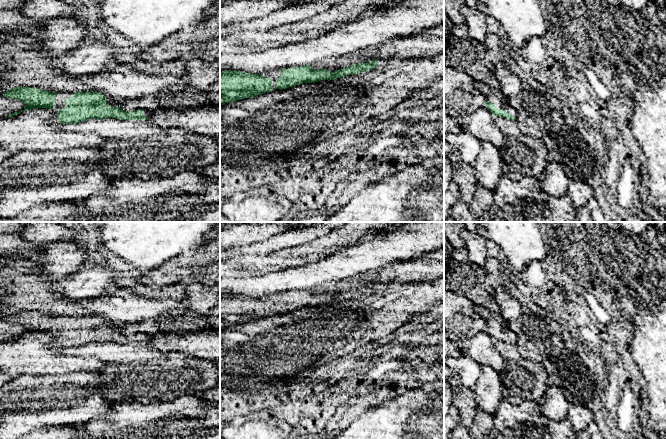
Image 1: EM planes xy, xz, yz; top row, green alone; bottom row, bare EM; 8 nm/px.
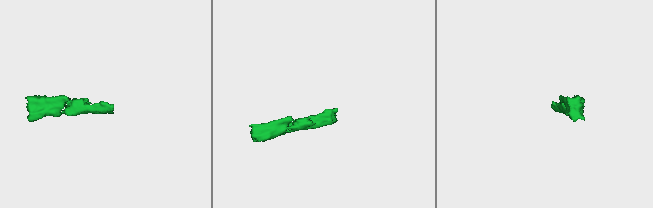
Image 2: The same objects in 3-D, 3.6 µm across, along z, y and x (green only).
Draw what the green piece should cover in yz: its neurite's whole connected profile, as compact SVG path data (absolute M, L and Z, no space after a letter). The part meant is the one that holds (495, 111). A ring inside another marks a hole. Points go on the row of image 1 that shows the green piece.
M476 82L475 87L485 96L486 108L494 115L516 120L516 111L509 105L508 98L500 88L491 88L483 82Z

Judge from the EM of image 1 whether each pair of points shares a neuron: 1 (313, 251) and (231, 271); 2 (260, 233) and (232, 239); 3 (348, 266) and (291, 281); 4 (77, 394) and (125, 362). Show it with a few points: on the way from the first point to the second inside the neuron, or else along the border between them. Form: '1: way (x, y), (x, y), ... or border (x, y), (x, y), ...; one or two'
1: way (293, 256), (263, 265), (251, 265); one
2: way (253, 233), (239, 235); one
3: way (334, 268), (322, 270), (305, 277); one
4: border (100, 372), (103, 382); two

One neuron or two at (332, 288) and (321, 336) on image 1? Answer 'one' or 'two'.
two

